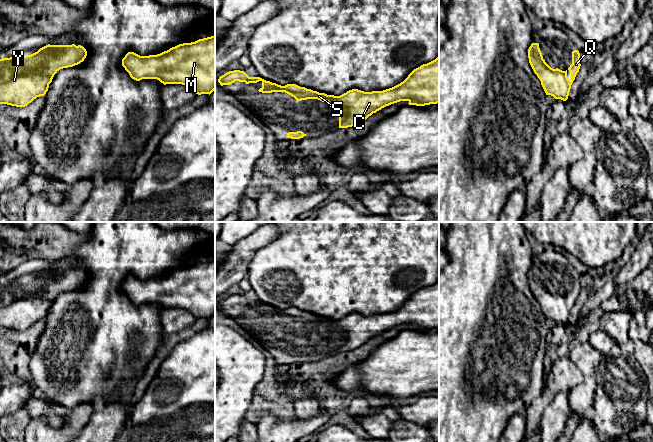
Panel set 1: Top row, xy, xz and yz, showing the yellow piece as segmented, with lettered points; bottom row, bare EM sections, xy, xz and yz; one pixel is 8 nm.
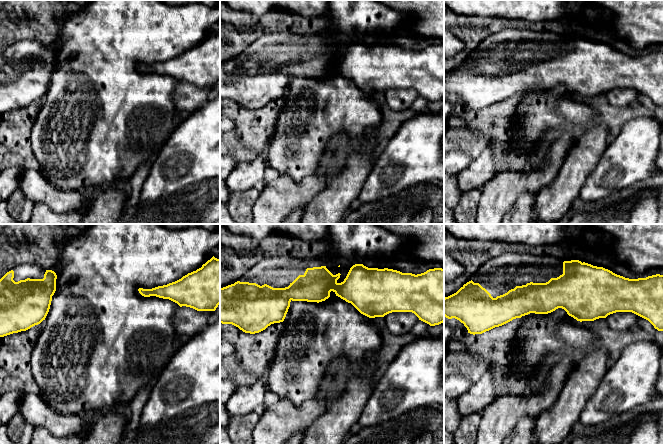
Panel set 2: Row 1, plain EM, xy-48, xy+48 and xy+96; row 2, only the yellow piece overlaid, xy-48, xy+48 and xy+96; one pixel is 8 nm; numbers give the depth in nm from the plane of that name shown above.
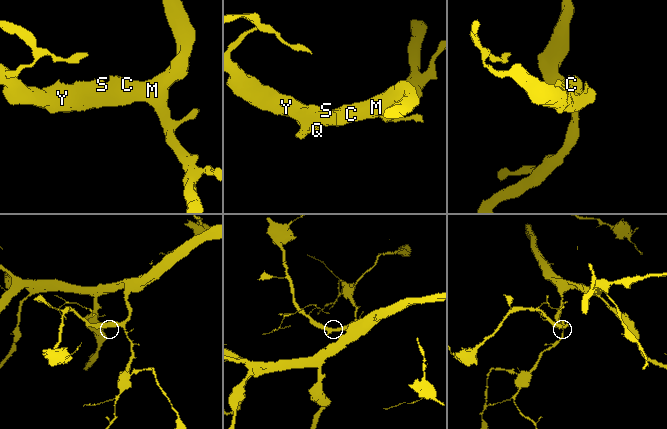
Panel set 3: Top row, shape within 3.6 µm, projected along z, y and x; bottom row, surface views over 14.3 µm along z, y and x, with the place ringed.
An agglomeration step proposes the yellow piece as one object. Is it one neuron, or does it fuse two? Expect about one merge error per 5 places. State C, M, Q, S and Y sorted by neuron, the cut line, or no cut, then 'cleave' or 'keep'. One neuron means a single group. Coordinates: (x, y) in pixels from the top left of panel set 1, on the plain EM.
groups C M Q S Y; cut none; keep

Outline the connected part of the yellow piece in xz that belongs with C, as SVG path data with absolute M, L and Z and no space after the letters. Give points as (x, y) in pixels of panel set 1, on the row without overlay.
M439 280L414 293L400 308L383 314L364 316L352 313L340 320L319 317L296 308L285 310L266 305L260 301L249 301L244 295L234 294L220 300L221 310L235 305L249 307L262 306L258 314L262 317L285 316L297 325L318 323L339 332L339 352L355 350L369 340L391 328L408 325L409 329L425 330L439 327Z

